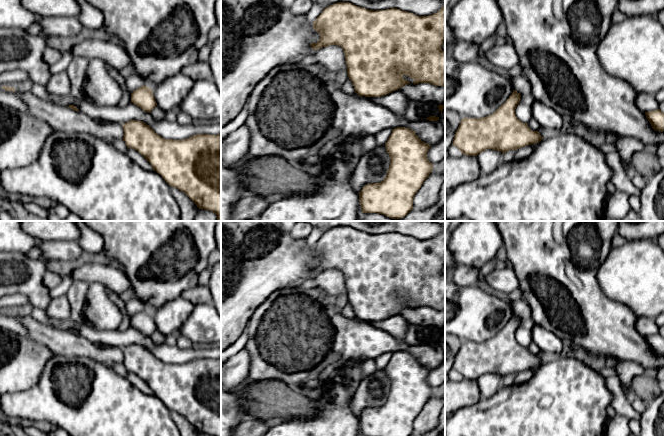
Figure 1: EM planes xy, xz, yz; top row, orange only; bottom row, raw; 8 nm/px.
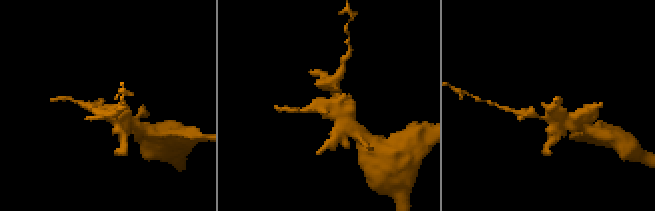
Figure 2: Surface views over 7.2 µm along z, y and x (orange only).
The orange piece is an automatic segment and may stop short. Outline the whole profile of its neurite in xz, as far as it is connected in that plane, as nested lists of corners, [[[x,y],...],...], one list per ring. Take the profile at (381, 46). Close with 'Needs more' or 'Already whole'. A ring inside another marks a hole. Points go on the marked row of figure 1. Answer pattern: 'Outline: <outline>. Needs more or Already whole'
Outline: [[[338,2],[326,7],[323,12],[313,22],[313,28],[319,33],[320,39],[317,43],[311,43],[310,46],[314,50],[318,50],[330,45],[340,46],[345,55],[345,62],[347,65],[348,78],[352,81],[355,93],[359,96],[365,97],[380,97],[387,95],[399,88],[410,84],[409,81],[403,78],[404,75],[409,76],[414,80],[414,85],[419,83],[428,83],[435,86],[445,86],[445,51],[441,49],[443,41],[445,40],[445,3],[444,6],[436,13],[428,16],[417,16],[413,13],[406,12],[397,8],[390,8],[386,10],[368,10],[363,7],[356,6],[350,2]]]. Already whole

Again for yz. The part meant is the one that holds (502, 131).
Outline: [[[516,90],[493,114],[483,118],[463,118],[454,134],[452,145],[463,155],[477,156],[492,149],[503,154],[527,145],[539,143],[543,137],[521,122],[515,109],[521,100]]]. Already whole

